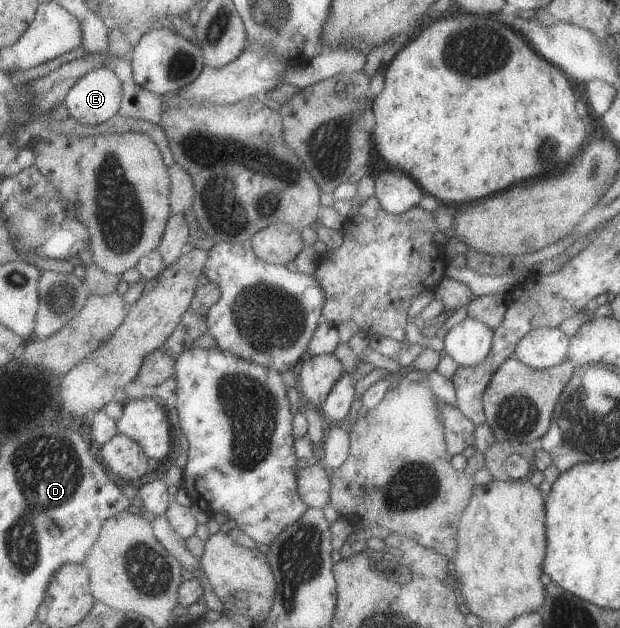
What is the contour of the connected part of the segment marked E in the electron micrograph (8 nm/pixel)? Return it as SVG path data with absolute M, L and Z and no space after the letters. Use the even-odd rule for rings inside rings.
M99 67L83 75L69 91L66 106L81 124L99 125L120 114L124 85L115 71Z

